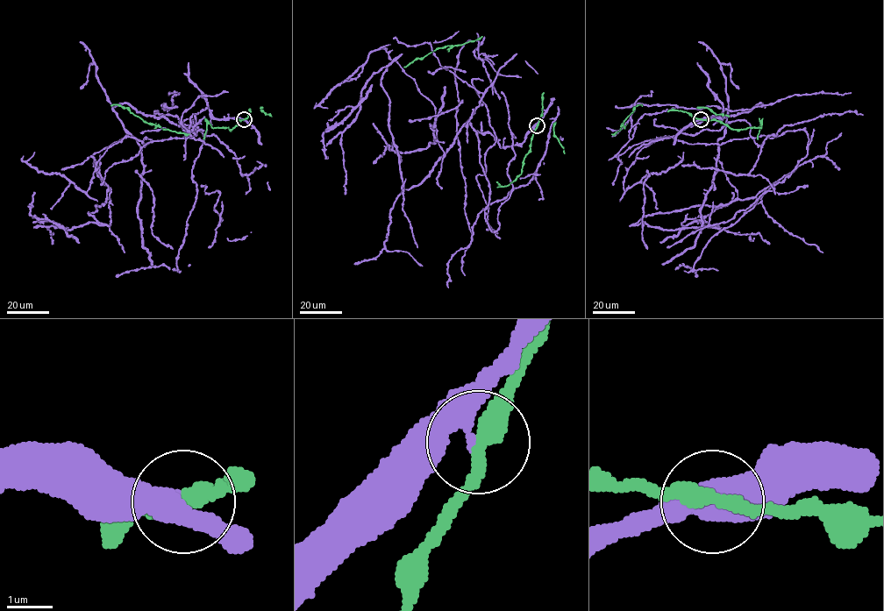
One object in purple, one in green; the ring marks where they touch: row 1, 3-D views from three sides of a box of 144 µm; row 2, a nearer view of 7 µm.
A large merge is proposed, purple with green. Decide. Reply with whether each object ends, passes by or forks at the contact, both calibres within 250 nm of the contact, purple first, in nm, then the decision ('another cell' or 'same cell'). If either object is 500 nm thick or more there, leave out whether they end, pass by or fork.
purple passes by; green passes by; calibres 300 and 360 nm; same cell

